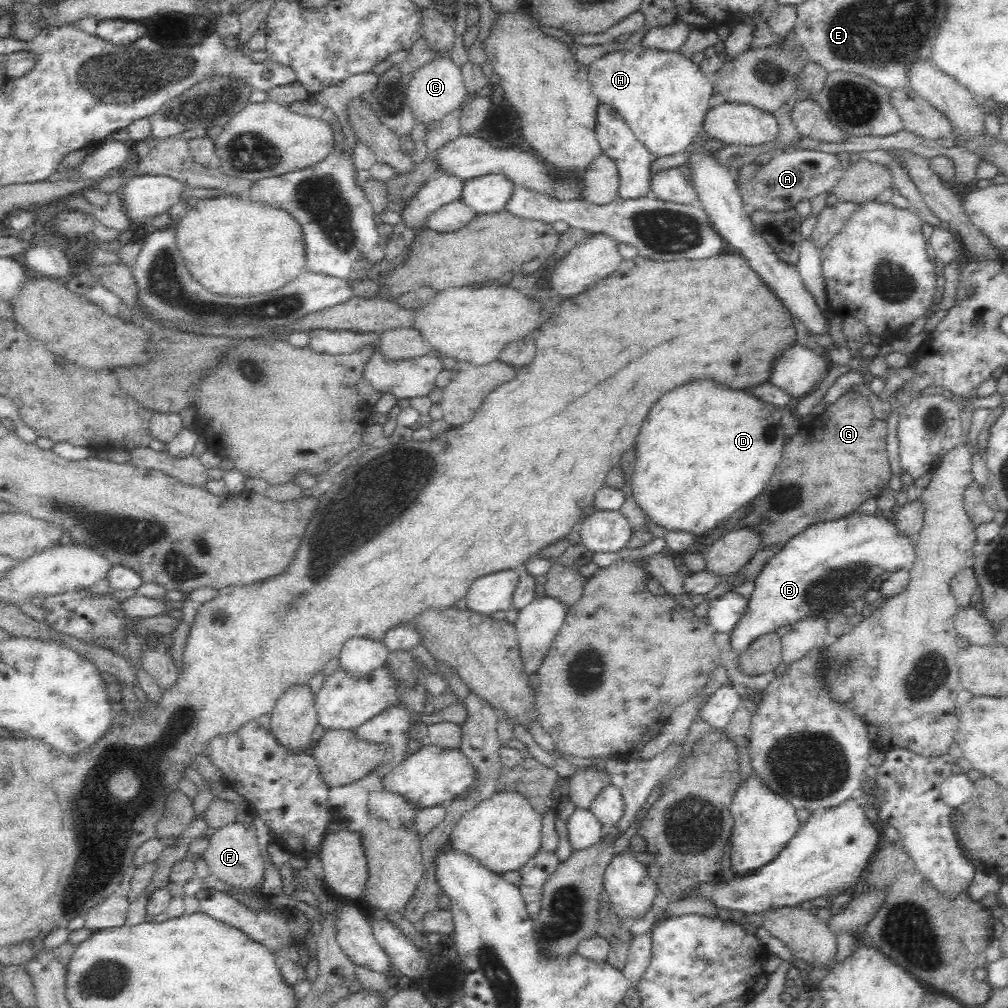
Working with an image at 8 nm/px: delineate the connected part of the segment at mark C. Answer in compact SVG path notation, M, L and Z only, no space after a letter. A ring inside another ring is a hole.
M437 54L433 60L411 72L406 83L408 104L415 120L422 124L442 119L448 111L460 105L467 94L461 69L452 62L450 56L444 54Z

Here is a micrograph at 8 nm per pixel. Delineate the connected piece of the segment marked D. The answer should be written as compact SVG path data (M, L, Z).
M700 378L700 380L692 380L688 384L682 384L670 392L666 392L648 412L648 418L642 424L642 430L636 438L636 464L633 467L633 474L630 478L630 489L636 503L643 510L643 513L650 517L652 521L661 524L668 530L684 530L697 535L707 535L716 526L728 519L733 513L736 513L741 507L744 507L754 498L756 498L763 490L766 483L771 479L772 473L776 470L780 462L783 444L788 436L784 435L783 427L780 423L782 414L780 409L768 401L754 395L749 388L738 389L730 388L726 384L718 384L712 378Z

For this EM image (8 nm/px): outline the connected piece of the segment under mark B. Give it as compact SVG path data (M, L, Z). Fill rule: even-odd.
M858 510L844 518L832 522L818 523L800 532L788 541L776 554L771 556L758 574L754 592L748 599L745 615L732 631L730 646L740 654L753 640L764 633L775 631L780 625L792 624L798 618L818 614L830 620L842 612L842 608L852 604L870 589L878 576L885 576L895 570L912 564L913 544L907 538L898 536L890 515L876 516Z

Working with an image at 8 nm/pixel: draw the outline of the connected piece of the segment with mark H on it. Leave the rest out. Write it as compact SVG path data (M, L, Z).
M638 43L638 48L630 48L630 51L610 51L608 54L603 54L597 60L594 60L587 66L587 78L591 84L591 89L594 95L599 98L599 101L604 104L609 104L622 117L622 120L628 125L628 128L635 134L635 137L650 151L653 159L676 154L686 150L686 148L700 136L706 112L711 109L708 102L712 100L713 81L702 72L700 65L696 64L692 57L688 54L680 54L679 51L663 51L662 49L652 48L646 43Z

